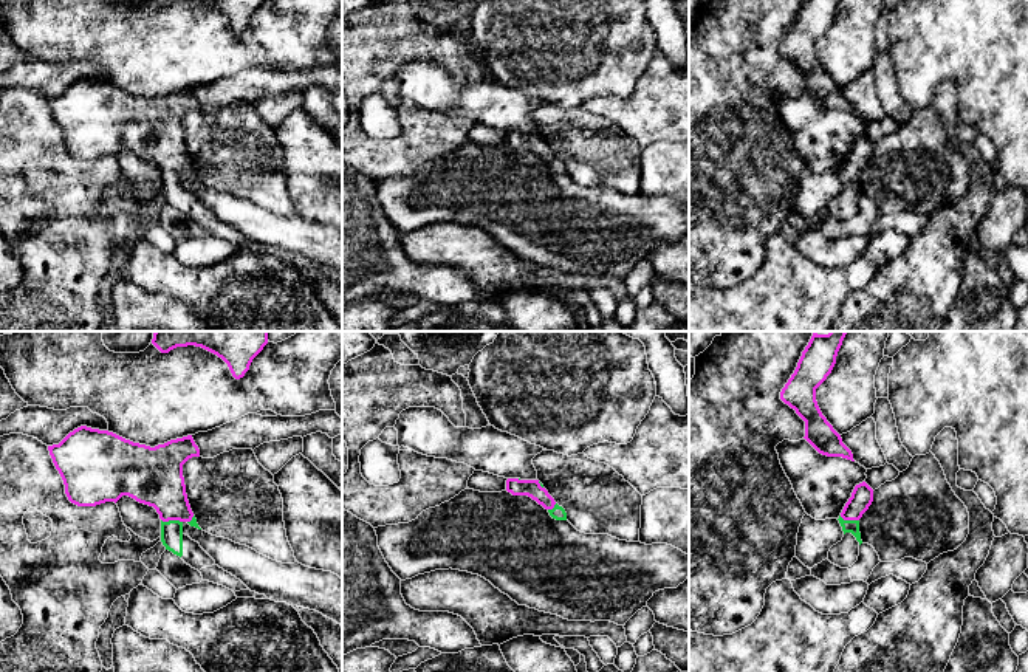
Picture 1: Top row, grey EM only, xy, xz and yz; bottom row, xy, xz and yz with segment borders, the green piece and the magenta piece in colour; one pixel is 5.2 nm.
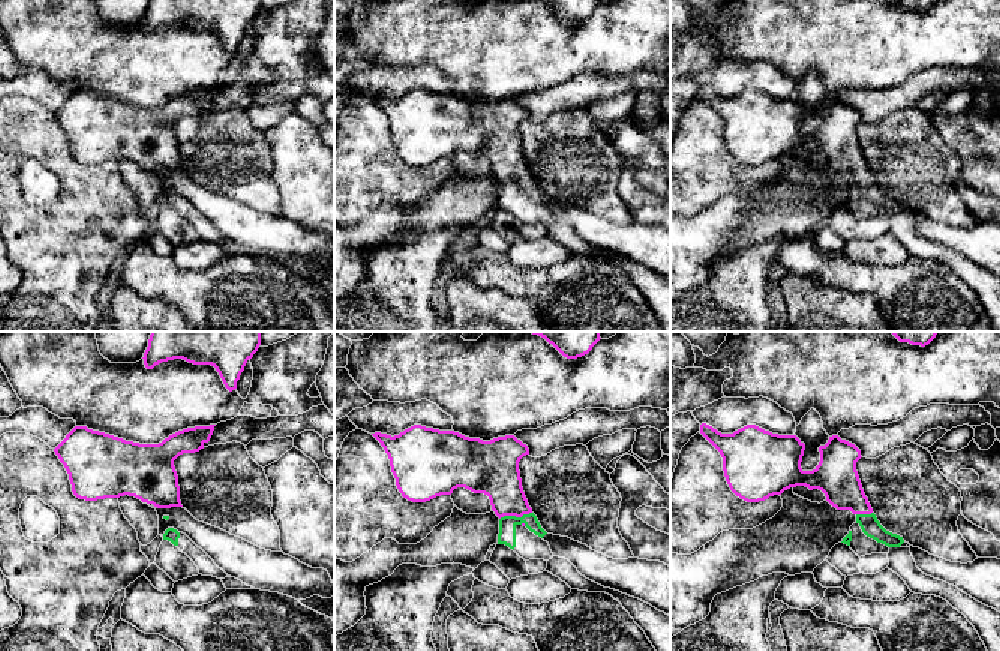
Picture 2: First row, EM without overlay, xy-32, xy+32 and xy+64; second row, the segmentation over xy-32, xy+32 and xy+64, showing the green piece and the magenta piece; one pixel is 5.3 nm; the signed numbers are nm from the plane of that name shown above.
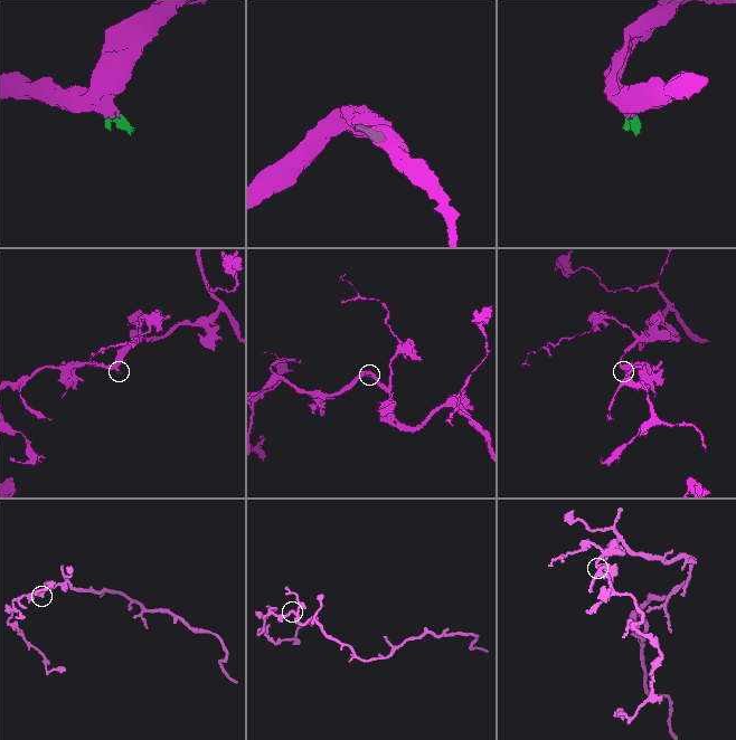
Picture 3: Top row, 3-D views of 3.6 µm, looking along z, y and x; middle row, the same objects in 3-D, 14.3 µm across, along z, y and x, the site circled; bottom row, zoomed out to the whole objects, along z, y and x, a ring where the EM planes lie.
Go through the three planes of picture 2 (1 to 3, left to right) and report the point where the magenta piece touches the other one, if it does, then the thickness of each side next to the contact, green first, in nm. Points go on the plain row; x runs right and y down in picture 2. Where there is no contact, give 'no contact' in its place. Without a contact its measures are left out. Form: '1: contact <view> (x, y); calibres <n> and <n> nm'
1: no contact
2: contact xy+32 (514, 180); calibres 100 and 240 nm
3: contact xy+64 (864, 179); calibres 100 and 220 nm

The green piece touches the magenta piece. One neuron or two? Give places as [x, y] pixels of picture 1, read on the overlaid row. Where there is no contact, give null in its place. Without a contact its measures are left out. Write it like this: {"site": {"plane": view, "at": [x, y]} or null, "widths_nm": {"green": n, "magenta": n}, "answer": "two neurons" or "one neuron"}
{"site": {"plane": "xy", "at": [172, 521]}, "widths_nm": {"green": 110, "magenta": 300}, "answer": "one neuron"}

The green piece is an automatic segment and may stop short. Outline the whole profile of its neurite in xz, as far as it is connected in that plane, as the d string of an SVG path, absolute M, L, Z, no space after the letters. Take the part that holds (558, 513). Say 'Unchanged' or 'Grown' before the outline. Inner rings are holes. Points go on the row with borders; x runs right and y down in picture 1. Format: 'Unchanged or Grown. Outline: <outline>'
Grown. Outline: M508 478L506 491L512 495L528 495L542 505L553 519L567 520L565 509L554 502L554 499L548 494L539 480Z

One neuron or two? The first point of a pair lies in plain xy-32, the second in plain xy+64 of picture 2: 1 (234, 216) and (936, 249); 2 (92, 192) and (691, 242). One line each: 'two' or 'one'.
1: two
2: two

